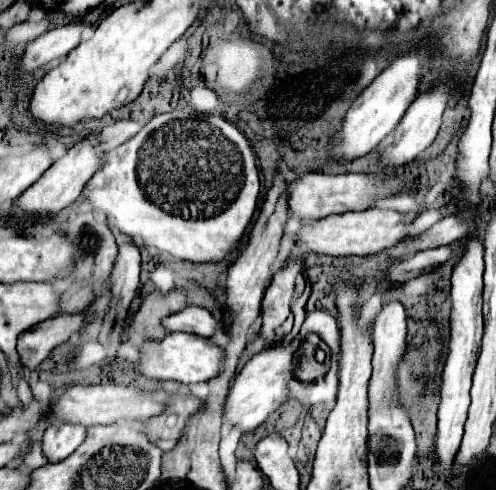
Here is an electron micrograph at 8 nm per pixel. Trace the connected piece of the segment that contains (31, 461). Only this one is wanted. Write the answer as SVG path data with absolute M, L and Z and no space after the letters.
M33 443L31 445L31 451L25 455L25 467L29 467L33 471L33 469L39 469L41 465L47 465L47 463L49 463L49 459L43 455L41 445L39 443Z

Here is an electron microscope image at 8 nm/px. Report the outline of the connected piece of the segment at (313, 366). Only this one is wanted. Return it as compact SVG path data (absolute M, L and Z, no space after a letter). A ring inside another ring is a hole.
M309 335L301 345L301 369L297 369L297 379L305 381L305 383L323 379L325 373L329 371L329 359L331 359L331 353L329 353L329 347L325 345L325 341L317 335ZM315 349L325 351L325 355L327 355L325 363L319 363L315 359Z

